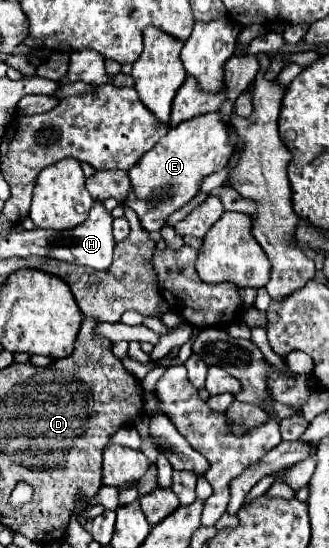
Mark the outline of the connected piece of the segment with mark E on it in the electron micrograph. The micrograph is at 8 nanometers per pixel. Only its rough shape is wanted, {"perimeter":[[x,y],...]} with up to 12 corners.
{"perimeter":[[218,112],[170,128],[128,172],[132,208],[156,232],[226,166]]}

